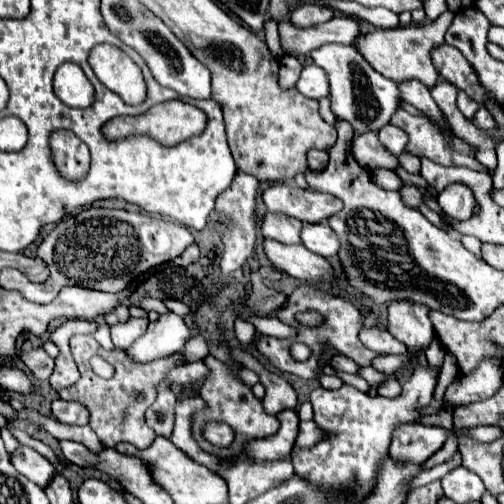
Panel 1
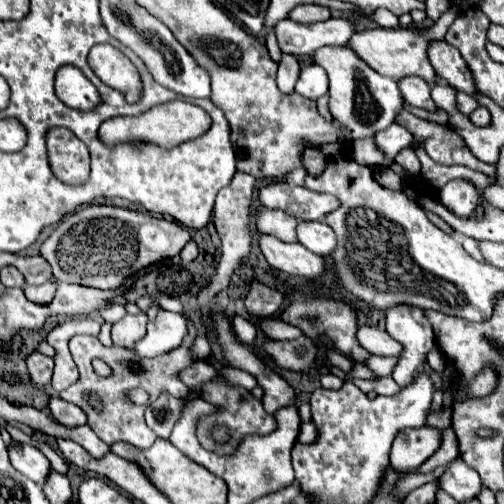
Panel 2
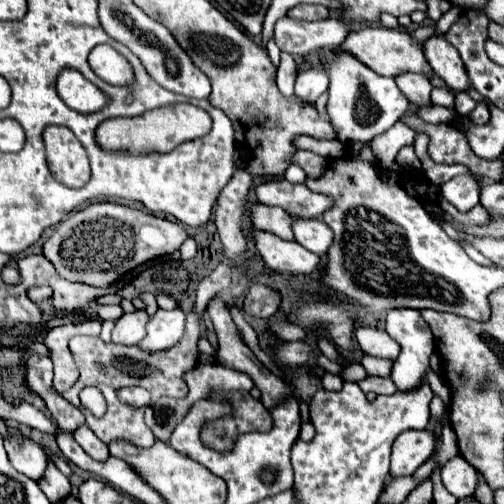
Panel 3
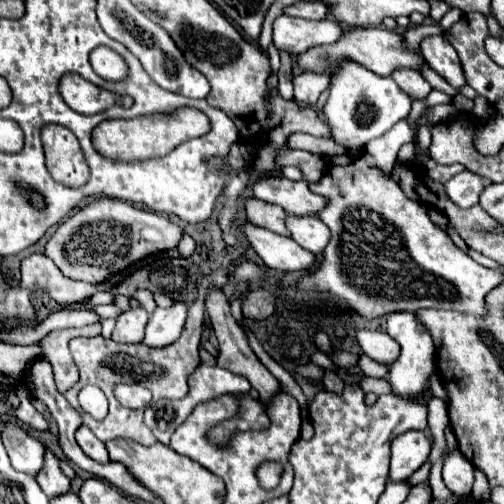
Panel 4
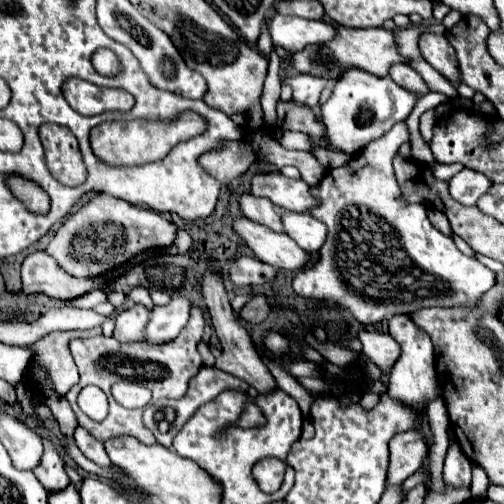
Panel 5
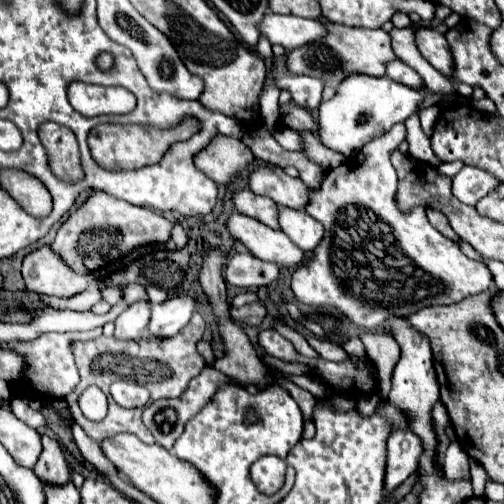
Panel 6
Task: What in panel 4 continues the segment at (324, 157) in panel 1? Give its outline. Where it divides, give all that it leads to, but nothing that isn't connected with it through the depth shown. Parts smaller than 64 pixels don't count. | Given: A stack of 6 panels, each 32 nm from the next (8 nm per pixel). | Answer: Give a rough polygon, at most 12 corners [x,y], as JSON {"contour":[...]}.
{"contour":[[292,150],[282,164],[300,166],[306,182],[318,182],[326,164],[318,154]]}

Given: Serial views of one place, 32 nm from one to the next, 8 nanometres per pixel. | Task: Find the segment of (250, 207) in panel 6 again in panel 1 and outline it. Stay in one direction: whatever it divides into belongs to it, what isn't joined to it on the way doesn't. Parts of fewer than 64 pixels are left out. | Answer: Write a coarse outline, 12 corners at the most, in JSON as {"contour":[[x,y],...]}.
{"contour":[[268,212],[260,222],[264,238],[302,244],[302,222]]}

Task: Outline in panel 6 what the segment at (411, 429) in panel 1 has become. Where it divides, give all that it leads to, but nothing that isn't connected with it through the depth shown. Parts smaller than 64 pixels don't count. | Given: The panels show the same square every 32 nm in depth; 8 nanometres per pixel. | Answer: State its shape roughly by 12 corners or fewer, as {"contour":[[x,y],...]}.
{"contour":[[412,430],[388,438],[386,492],[398,488],[420,462]]}

